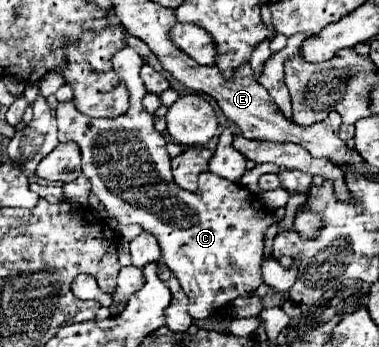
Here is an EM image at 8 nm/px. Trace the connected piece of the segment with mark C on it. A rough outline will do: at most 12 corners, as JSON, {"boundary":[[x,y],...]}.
{"boundary":[[129,46],[113,56],[131,108],[57,106],[93,192],[139,224],[205,320],[261,282],[281,218],[207,172],[173,182],[167,140]]}

